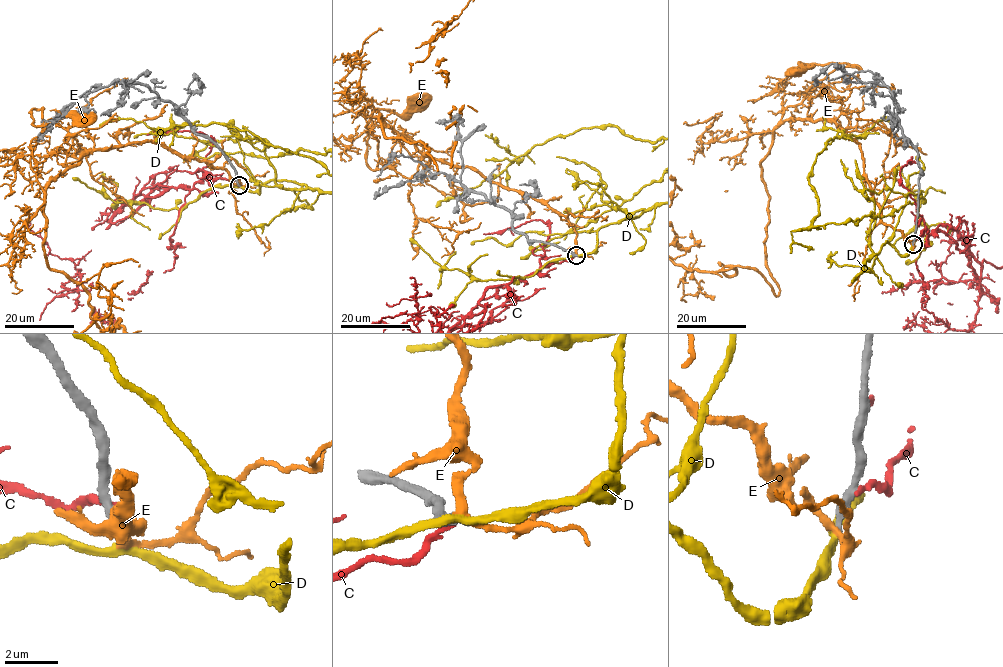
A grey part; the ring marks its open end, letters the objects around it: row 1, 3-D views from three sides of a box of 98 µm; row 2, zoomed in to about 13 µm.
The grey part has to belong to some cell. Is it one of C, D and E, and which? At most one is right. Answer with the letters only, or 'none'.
none

